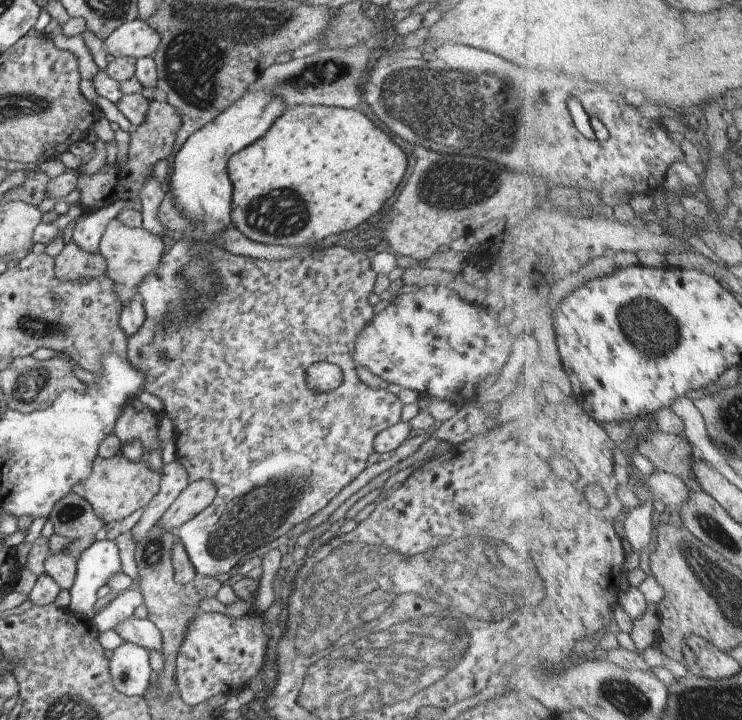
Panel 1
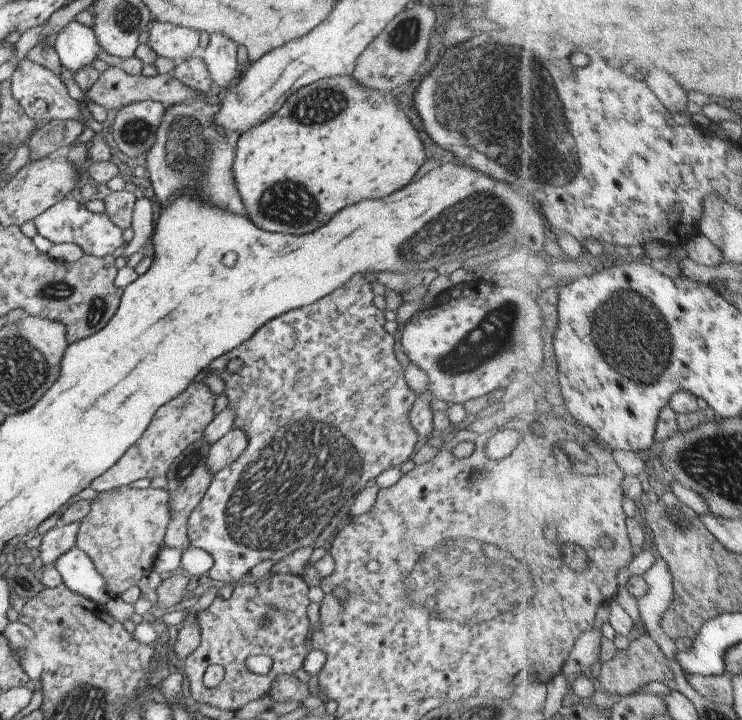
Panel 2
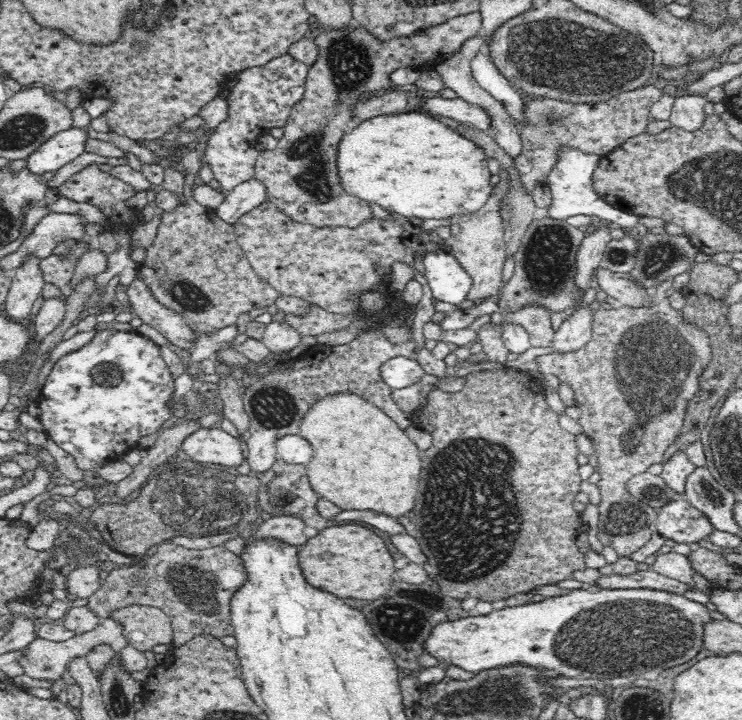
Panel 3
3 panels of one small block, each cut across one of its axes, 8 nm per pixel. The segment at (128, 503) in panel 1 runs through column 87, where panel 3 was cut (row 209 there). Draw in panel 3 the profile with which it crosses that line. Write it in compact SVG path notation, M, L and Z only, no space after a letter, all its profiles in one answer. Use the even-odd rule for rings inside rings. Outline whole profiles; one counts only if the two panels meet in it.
M500 168L500 181L493 186L490 198L476 212L454 215L450 221L451 237L446 242L446 251L457 258L462 268L472 279L467 299L480 302L482 299L494 297L502 286L502 270L506 259L503 220L500 214L501 200L509 189L510 175Z

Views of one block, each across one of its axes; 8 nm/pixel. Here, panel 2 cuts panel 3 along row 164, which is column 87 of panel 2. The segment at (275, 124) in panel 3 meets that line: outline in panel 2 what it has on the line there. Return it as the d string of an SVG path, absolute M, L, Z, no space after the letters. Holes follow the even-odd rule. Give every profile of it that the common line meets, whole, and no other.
M71 195L56 202L54 206L39 215L34 220L34 224L43 238L55 244L76 244L85 255L104 258L104 256L112 255L117 248L128 246L128 242L123 240L123 231L115 226L105 213L88 210L85 202L77 195Z

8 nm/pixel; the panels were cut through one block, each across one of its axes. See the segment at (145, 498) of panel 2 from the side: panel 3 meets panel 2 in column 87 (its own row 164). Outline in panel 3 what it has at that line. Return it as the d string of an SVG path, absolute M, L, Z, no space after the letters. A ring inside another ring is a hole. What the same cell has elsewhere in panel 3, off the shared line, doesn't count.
M648 85L631 92L622 92L605 102L585 104L526 96L527 124L519 125L523 152L521 156L513 158L522 186L531 192L538 181L546 183L554 164L558 162L558 152L562 147L606 156L634 136L645 134L651 107L664 93L665 90Z

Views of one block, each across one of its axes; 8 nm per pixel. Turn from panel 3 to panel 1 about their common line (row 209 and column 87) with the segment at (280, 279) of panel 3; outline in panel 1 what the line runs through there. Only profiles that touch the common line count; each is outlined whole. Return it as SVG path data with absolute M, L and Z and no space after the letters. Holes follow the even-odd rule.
M71 241L54 259L54 274L58 280L98 278L106 274L106 265L106 260L100 252L84 252L78 244Z

